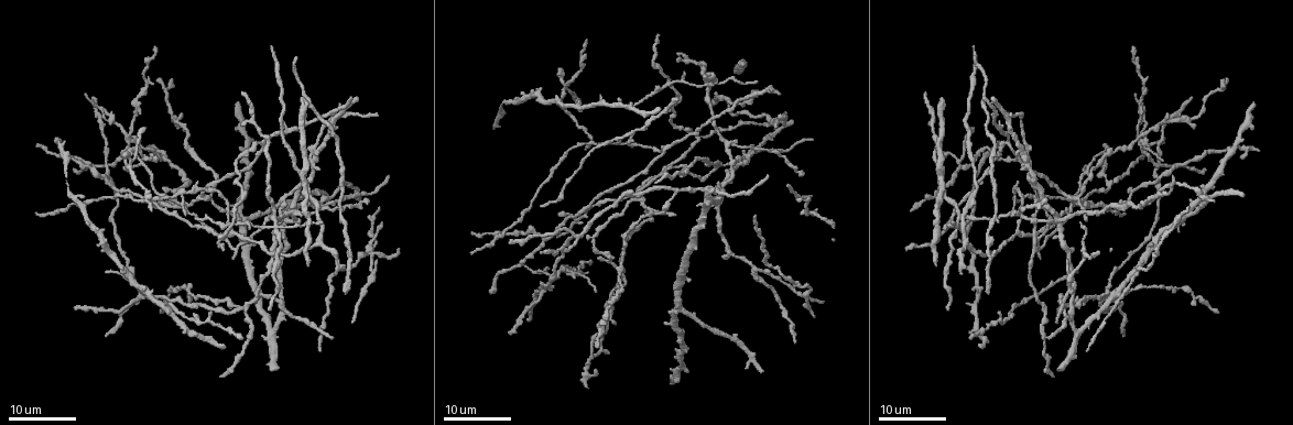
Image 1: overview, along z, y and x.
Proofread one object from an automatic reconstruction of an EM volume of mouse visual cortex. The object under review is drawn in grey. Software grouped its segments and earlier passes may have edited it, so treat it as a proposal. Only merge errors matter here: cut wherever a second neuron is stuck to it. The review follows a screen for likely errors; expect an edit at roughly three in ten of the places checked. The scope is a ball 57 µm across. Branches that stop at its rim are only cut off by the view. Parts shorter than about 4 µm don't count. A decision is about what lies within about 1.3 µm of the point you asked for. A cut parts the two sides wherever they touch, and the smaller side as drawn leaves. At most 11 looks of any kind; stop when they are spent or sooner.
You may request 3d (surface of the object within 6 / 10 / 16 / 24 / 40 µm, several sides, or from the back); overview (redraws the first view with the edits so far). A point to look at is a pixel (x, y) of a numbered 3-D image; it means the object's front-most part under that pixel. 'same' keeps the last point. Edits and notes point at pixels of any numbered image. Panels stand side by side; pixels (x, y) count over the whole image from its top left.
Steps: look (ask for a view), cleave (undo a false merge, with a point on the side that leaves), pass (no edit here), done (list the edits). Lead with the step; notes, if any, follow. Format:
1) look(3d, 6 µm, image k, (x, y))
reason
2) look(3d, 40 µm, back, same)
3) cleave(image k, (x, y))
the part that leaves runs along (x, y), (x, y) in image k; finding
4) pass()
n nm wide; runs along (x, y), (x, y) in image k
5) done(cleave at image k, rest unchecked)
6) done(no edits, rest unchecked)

look(3d, 16 µm, image 1, (277, 229))
four or more arms meet

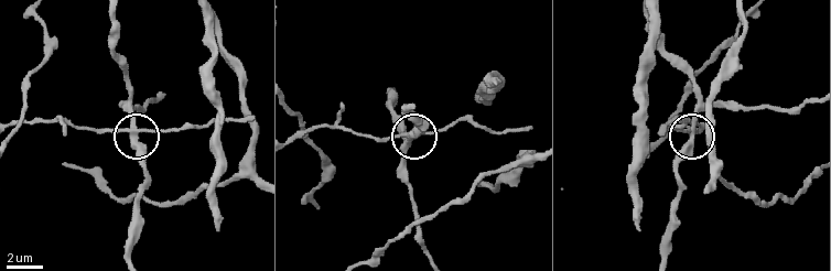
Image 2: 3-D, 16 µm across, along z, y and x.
look(3d, 10 µm, image 2, (689, 129))

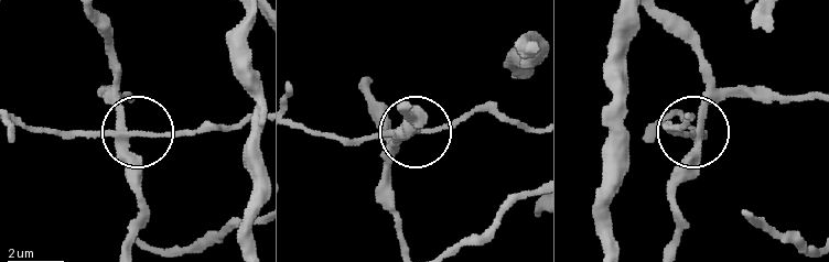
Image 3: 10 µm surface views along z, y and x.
cleave(image 3, (165, 134))
the part that leaves runs along (119, 133), (57, 133), (22, 121) in image 3; a second neuron is stuck on

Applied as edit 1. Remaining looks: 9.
look(overview)
see it whole again

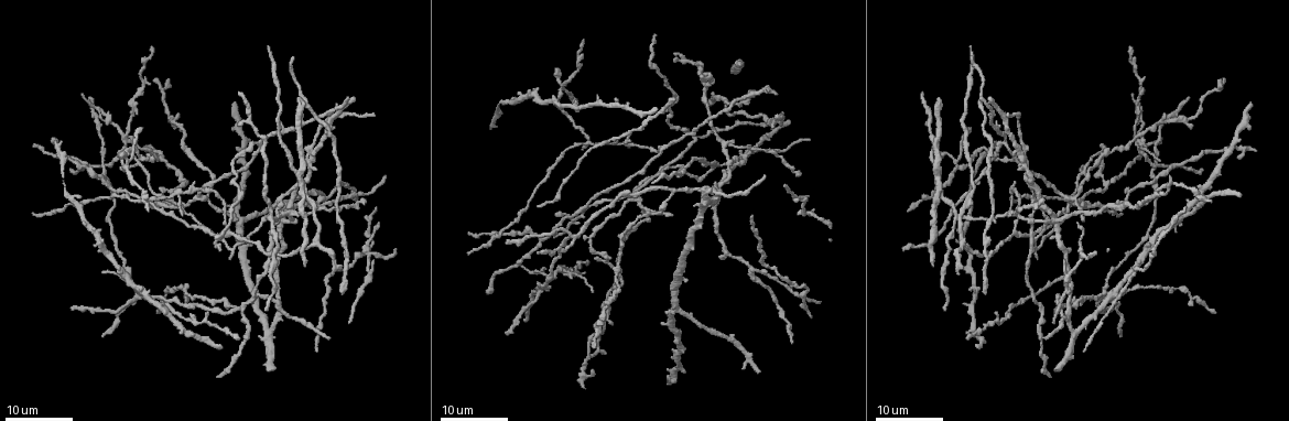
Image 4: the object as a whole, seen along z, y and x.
look(3d, 24 µm, image 4, (291, 189))
a fork

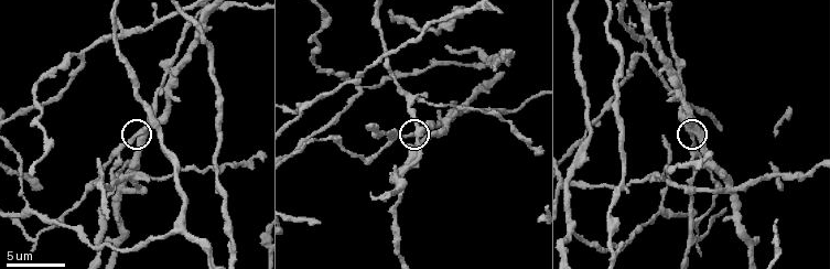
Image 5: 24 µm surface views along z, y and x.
look(3d, 10 µm, image 5, (689, 130))

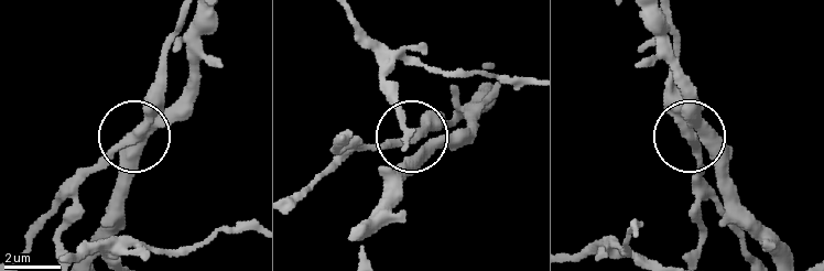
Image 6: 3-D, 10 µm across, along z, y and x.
pass()
3 arms; runs along (360, 239), (416, 138), (472, 138) in image 6; continuous, no second neuron

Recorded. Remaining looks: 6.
look(3d, 10 µm, image 5, (415, 97))
four arms meet

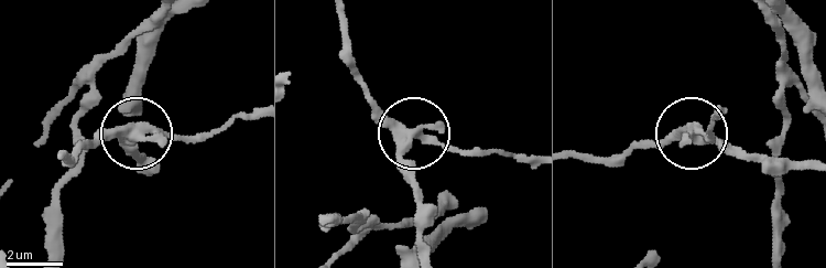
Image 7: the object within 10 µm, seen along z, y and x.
look(3d, 10 µm, back, image 7, (692, 129))

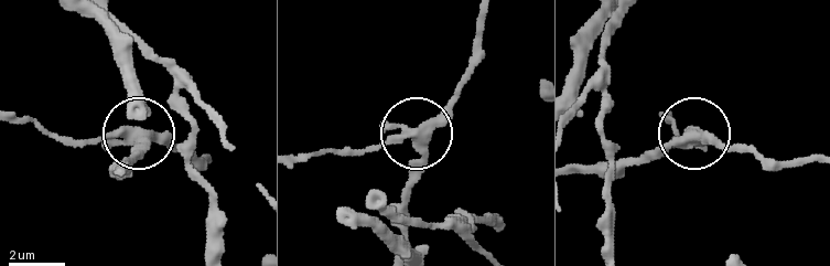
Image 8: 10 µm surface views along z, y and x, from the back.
pass()
360 nm wide; all the same neuron

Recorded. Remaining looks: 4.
look(3d, 6 µm, image 5, (671, 66))
small branch off a trunk

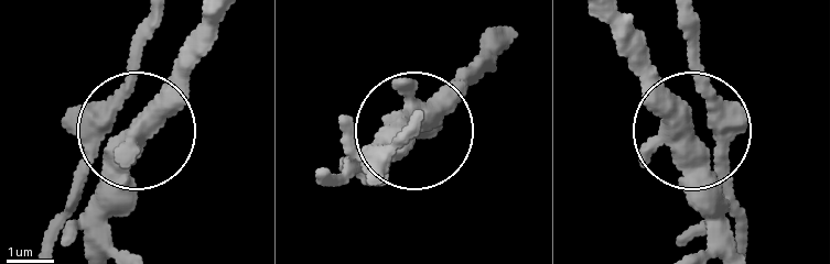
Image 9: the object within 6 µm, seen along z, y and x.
pass()
side arm 14 µm; runs along (733, 241), (698, 134), (705, 76), (693, 32) in image 9; all the same neuron

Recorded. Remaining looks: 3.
look(3d, 16 µm, image 5, (621, 11))
looks like a crossing

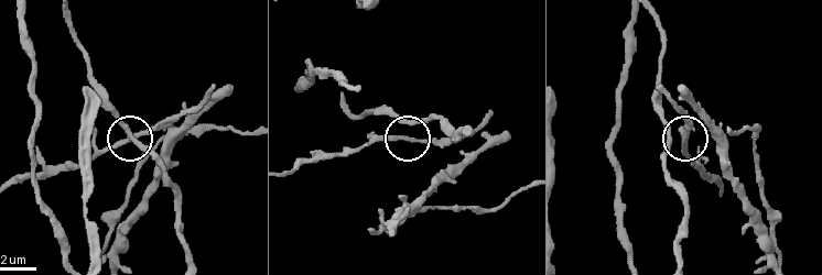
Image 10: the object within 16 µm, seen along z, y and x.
pass()
all the same neuron

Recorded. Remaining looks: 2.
done(cleave at image 3, rest unchecked)

